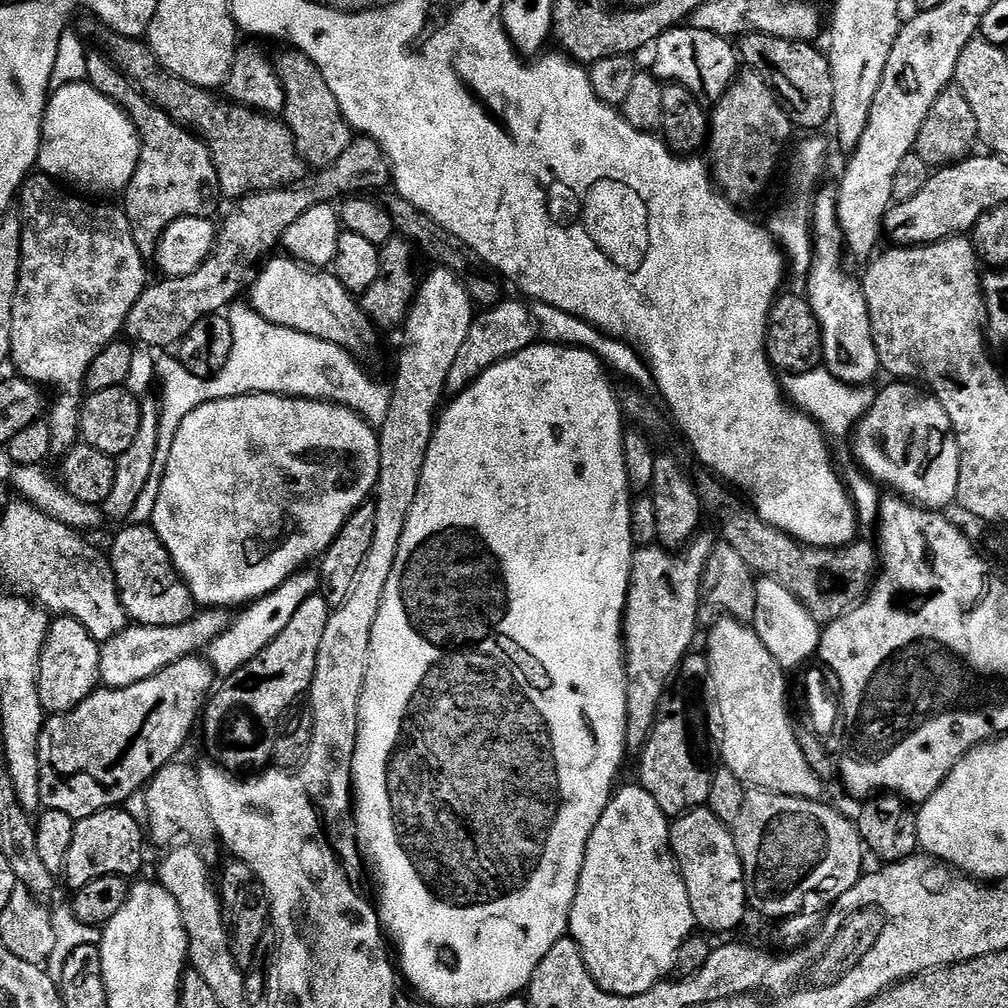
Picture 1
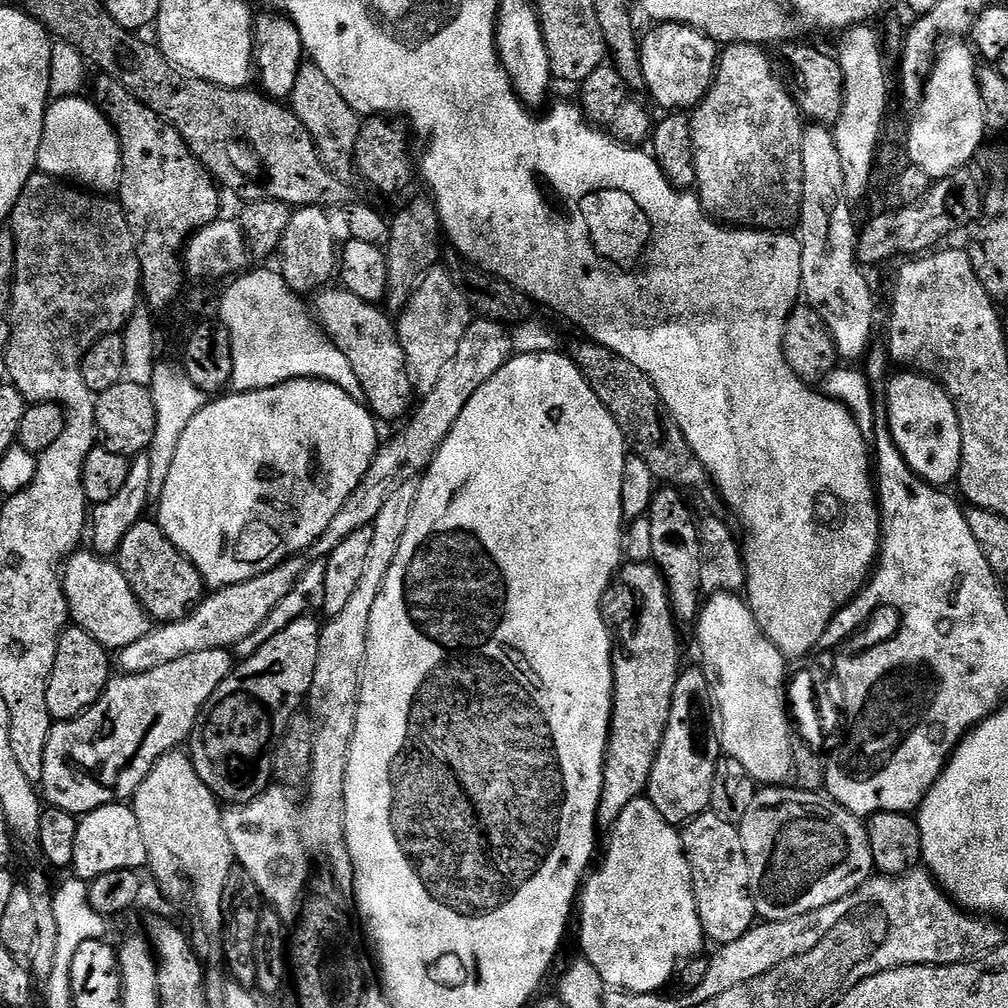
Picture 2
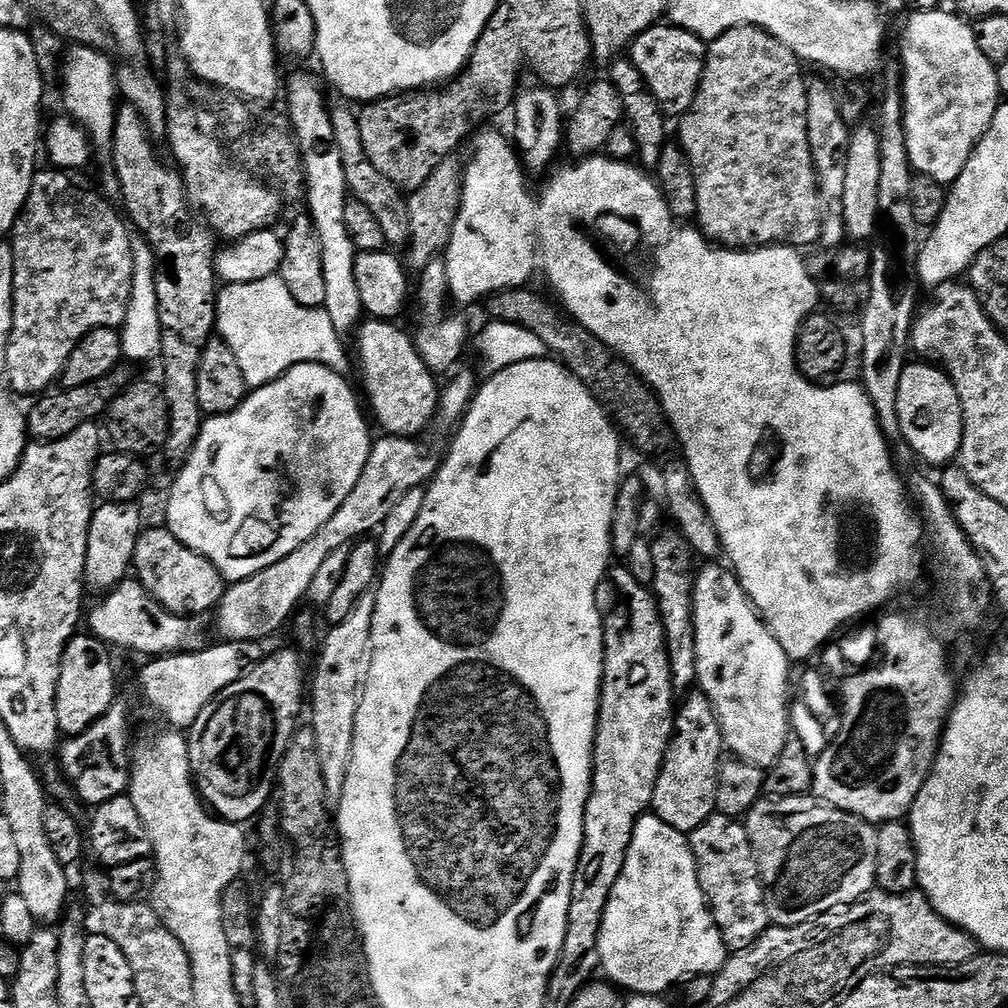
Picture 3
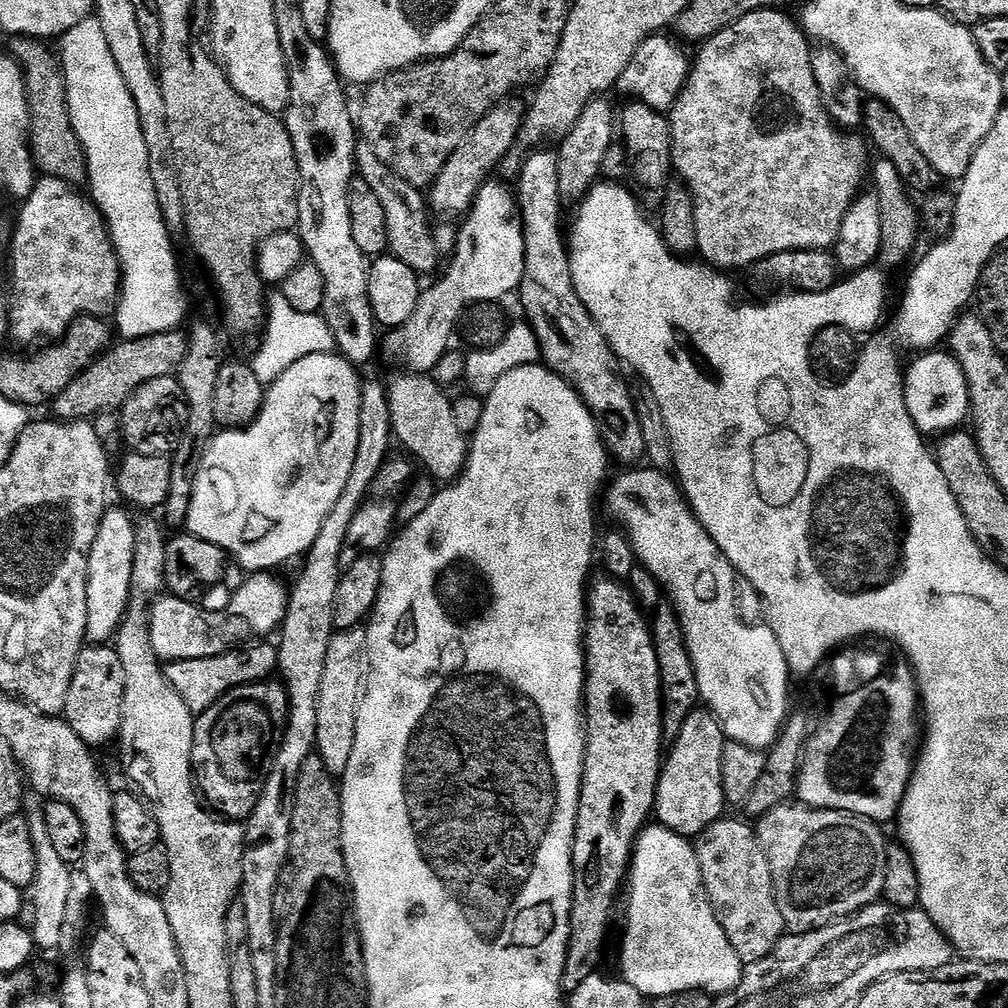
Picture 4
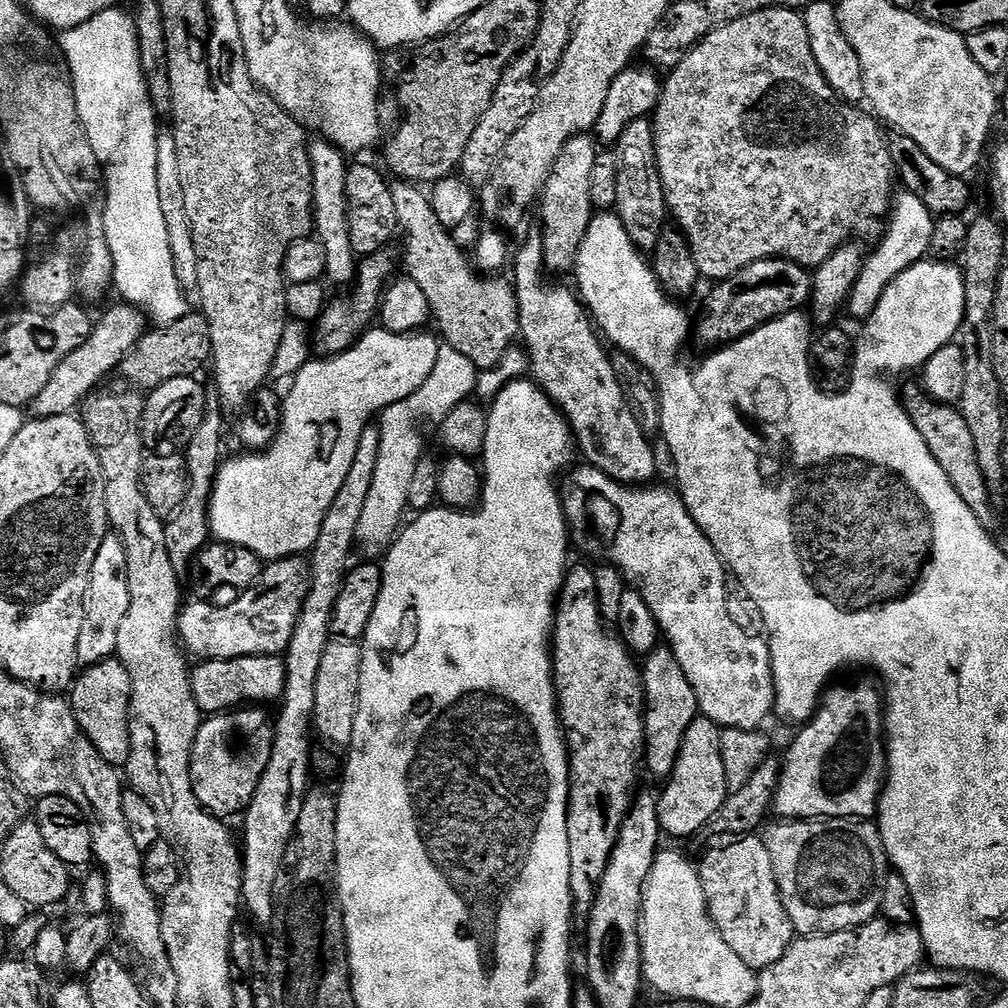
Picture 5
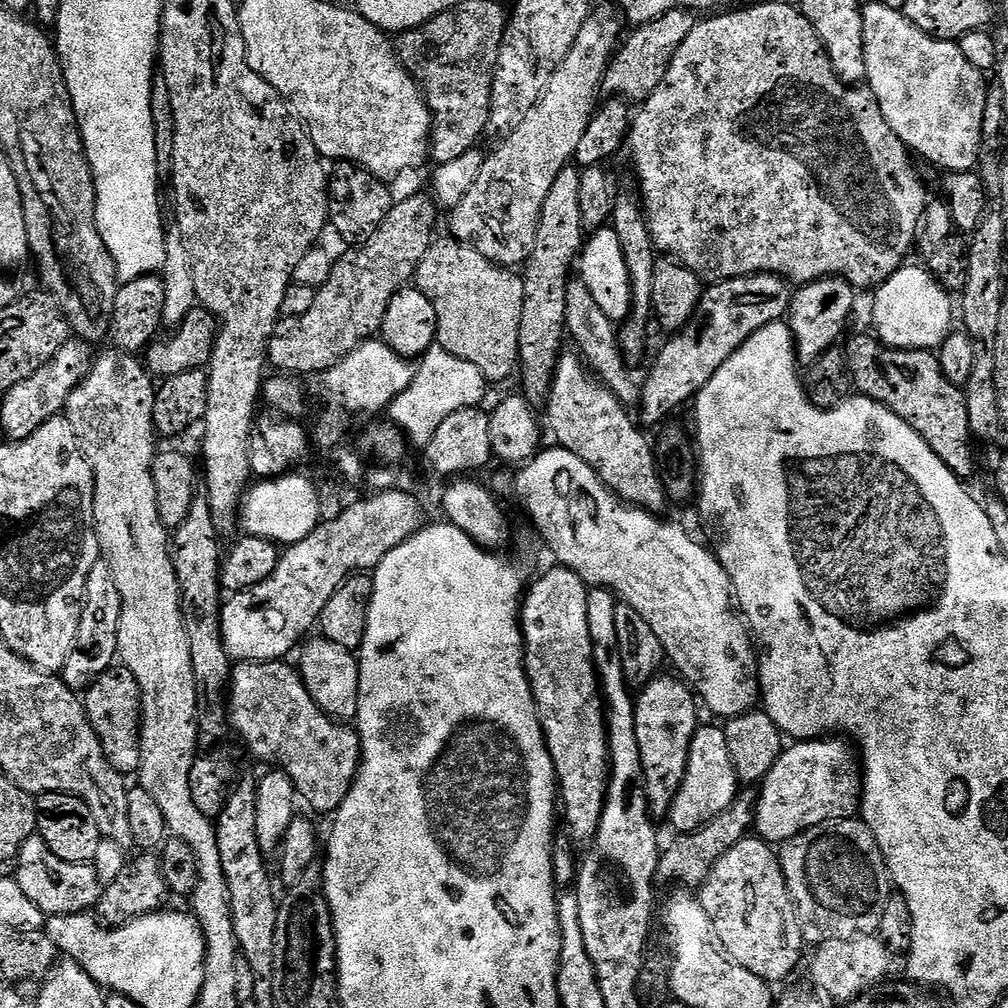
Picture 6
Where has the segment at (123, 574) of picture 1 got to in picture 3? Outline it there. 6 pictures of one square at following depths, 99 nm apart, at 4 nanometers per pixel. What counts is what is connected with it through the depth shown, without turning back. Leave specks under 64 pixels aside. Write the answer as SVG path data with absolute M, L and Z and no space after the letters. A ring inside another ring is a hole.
M145 527L140 533L134 558L132 559L135 579L166 610L176 616L193 615L196 612L211 613L219 605L226 591L224 575L202 554L190 550L167 527Z

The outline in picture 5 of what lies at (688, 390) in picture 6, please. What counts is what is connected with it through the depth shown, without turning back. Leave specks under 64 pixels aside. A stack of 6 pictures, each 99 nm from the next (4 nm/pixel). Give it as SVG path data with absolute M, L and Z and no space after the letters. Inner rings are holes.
M783 258L756 260L713 288L716 289L704 300L700 321L694 324L695 339L697 336L708 350L733 344L772 320L801 311L812 299L812 272Z

